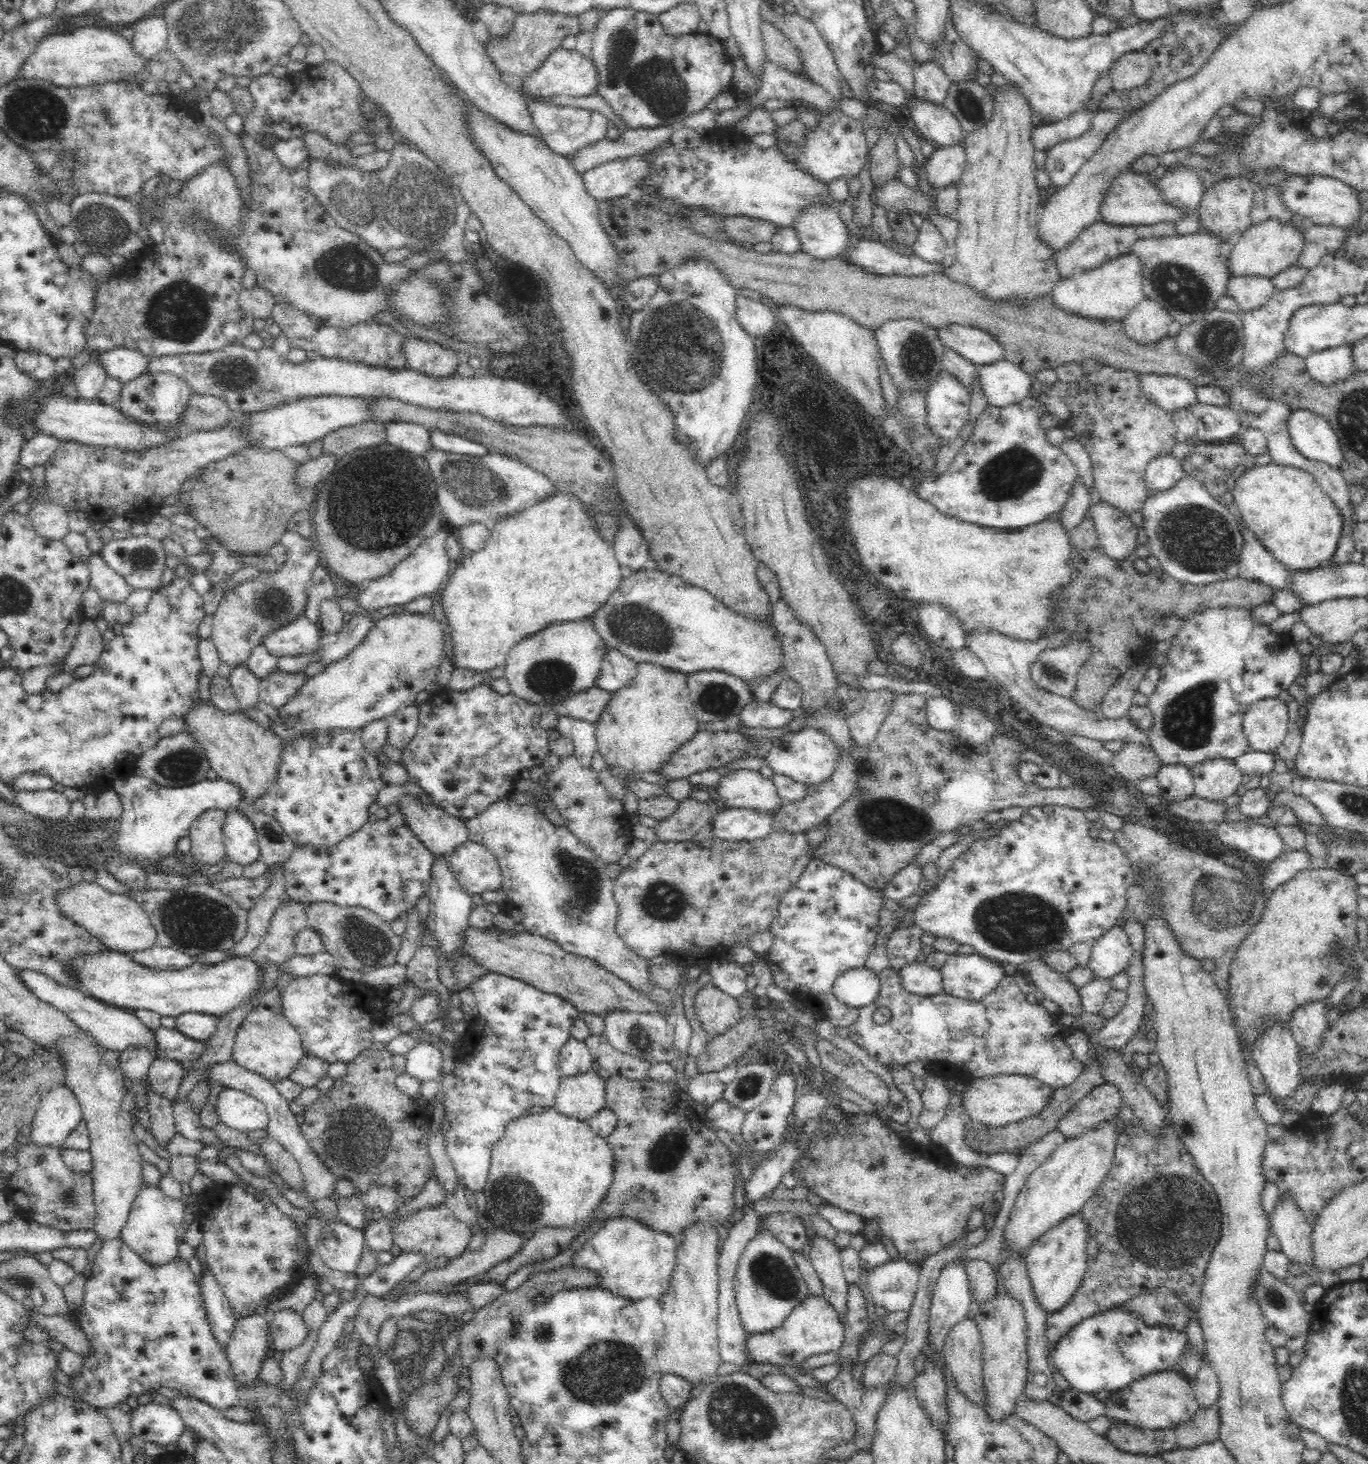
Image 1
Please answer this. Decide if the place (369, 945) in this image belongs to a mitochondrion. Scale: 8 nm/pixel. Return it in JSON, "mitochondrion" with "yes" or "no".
{"mitochondrion":"yes"}

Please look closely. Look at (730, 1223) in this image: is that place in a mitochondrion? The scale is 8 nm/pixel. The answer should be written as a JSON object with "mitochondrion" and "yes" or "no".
{"mitochondrion":"no"}

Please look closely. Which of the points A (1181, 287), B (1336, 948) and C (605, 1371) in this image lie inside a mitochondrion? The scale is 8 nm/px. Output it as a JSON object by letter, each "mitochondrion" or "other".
{"A":"mitochondrion","B":"mitochondrion","C":"mitochondrion"}

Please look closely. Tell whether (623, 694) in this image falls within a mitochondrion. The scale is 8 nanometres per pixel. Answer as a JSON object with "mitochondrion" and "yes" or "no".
{"mitochondrion":"no"}

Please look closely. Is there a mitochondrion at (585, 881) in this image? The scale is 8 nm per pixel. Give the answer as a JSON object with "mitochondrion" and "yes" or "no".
{"mitochondrion":"yes"}

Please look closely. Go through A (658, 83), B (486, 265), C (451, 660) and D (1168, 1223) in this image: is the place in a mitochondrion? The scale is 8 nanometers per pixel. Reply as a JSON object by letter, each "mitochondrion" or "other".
{"A":"mitochondrion","B":"other","C":"other","D":"mitochondrion"}

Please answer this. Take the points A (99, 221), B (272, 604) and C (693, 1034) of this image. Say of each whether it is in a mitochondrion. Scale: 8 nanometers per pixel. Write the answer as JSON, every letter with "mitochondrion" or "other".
{"A":"mitochondrion","B":"mitochondrion","C":"other"}

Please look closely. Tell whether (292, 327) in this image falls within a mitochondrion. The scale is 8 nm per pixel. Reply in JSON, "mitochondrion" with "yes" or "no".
{"mitochondrion":"no"}

